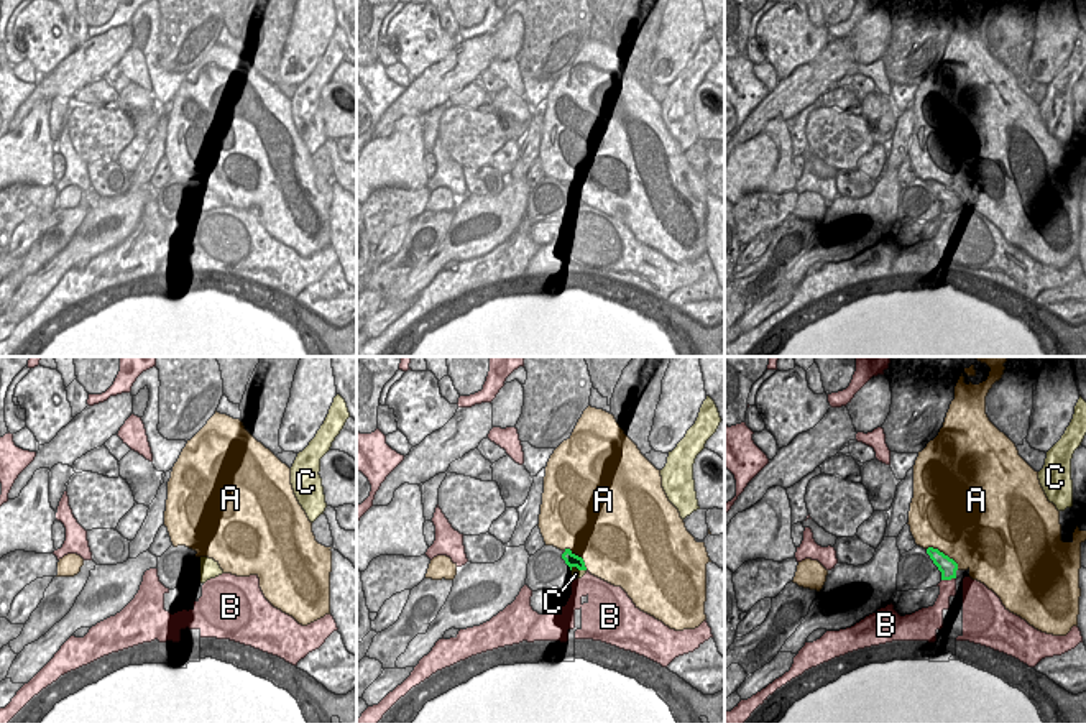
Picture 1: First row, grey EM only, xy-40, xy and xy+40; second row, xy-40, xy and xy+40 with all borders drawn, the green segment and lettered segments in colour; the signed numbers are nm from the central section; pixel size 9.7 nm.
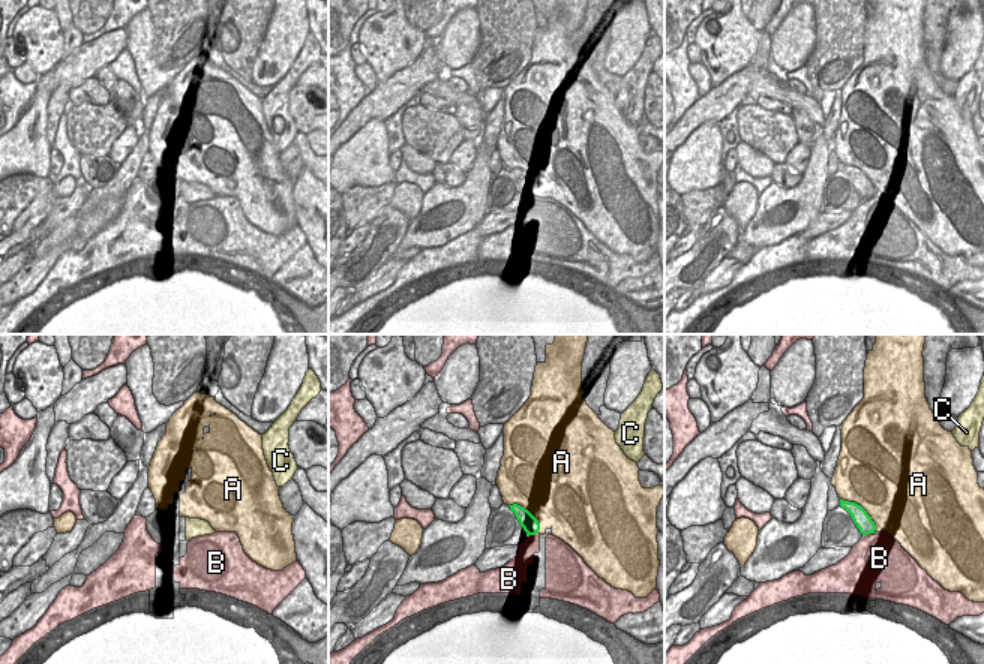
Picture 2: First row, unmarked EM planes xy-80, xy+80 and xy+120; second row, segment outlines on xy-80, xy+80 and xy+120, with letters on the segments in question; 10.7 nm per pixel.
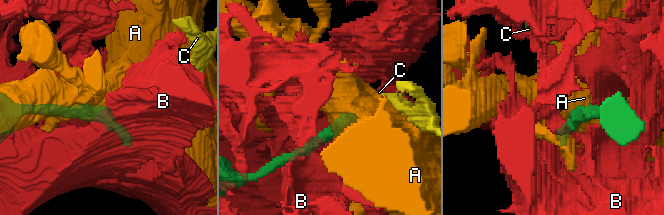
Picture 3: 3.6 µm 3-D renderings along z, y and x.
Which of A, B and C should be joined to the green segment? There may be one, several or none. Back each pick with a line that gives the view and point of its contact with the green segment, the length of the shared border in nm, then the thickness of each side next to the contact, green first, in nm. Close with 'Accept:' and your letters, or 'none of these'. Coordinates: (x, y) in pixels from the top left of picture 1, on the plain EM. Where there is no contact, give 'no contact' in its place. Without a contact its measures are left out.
C: xy (579, 201) | 160 nm | 130/100 nm
Accept: C

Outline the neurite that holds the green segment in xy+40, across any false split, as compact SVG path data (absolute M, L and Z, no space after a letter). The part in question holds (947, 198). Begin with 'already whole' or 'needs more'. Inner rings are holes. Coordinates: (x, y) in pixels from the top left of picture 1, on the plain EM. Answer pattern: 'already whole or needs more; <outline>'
already whole; M928 179L927 186L941 204L941 212L956 210L958 196L953 191L933 179Z

